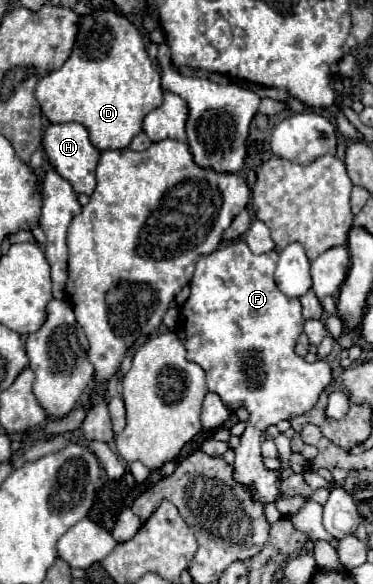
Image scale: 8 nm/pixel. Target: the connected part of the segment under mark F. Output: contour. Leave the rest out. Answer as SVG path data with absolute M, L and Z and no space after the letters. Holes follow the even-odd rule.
M231 240L231 244L223 244L223 246L225 248L219 248L207 256L199 256L195 274L191 278L191 294L187 302L181 306L175 330L187 348L187 358L191 362L197 362L205 370L207 388L219 394L219 398L227 408L231 410L245 408L249 412L247 430L241 436L241 444L235 448L235 462L233 462L235 482L245 486L251 498L261 504L273 504L279 498L291 498L291 496L311 498L313 492L319 488L333 490L339 486L339 482L325 480L311 470L307 470L305 474L283 476L281 470L269 470L263 466L261 436L265 428L281 420L291 420L299 414L309 412L317 404L319 394L331 384L331 366L325 360L321 360L319 364L307 364L303 358L295 354L295 342L297 336L303 332L305 320L301 316L299 298L285 296L273 280L273 272L277 266L277 252L271 250L257 256L247 248L245 240ZM251 354L259 356L261 366L245 368L245 362L249 360Z

